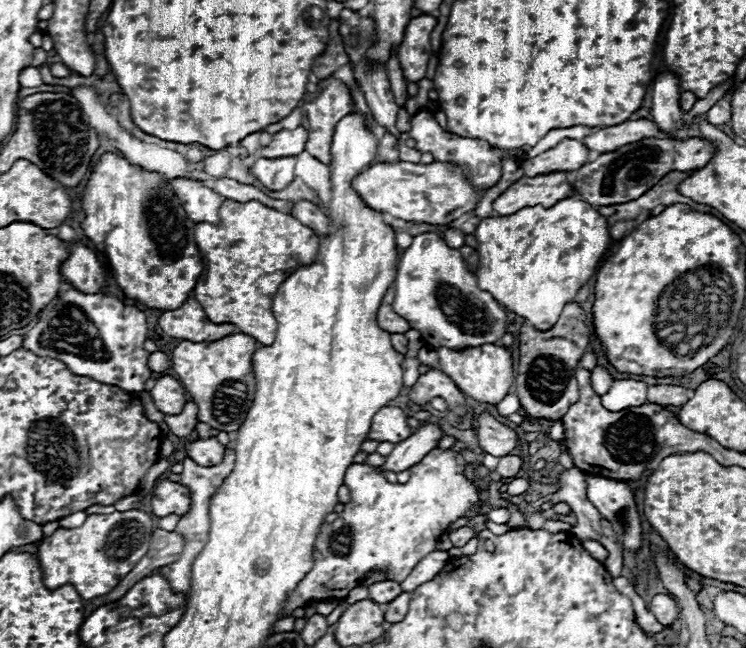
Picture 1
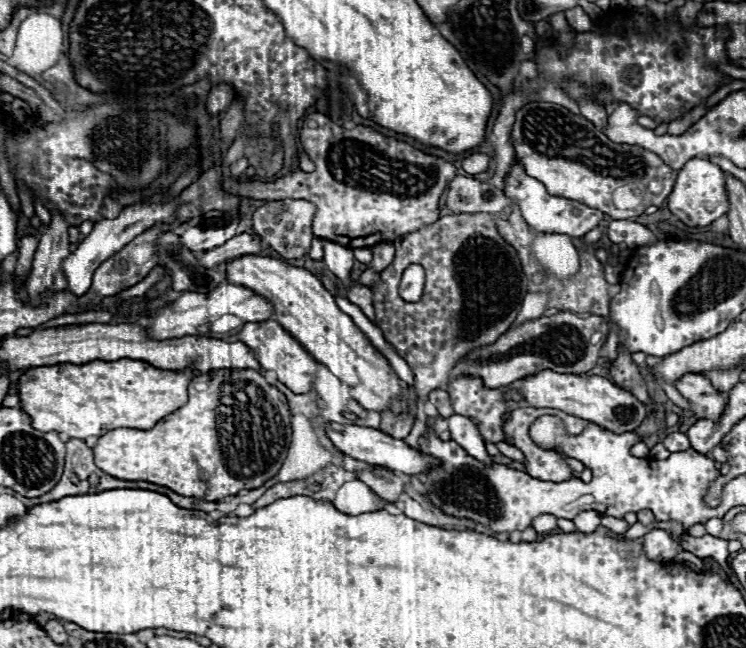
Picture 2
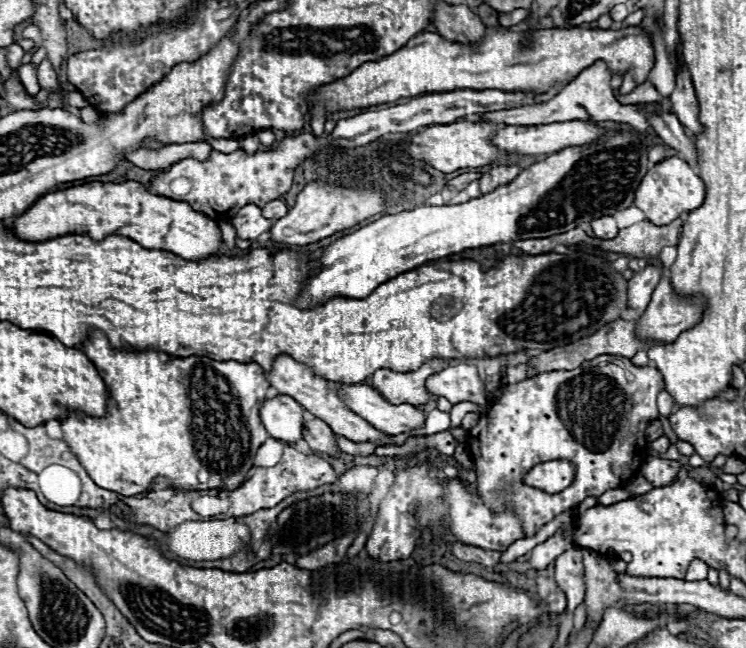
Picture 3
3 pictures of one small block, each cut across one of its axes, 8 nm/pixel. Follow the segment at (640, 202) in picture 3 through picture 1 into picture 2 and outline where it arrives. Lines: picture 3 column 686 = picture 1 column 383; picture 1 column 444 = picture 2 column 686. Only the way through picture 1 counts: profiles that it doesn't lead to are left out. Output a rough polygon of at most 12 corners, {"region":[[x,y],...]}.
{"region":[[692,158],[668,208],[686,226],[728,214],[724,170]]}

